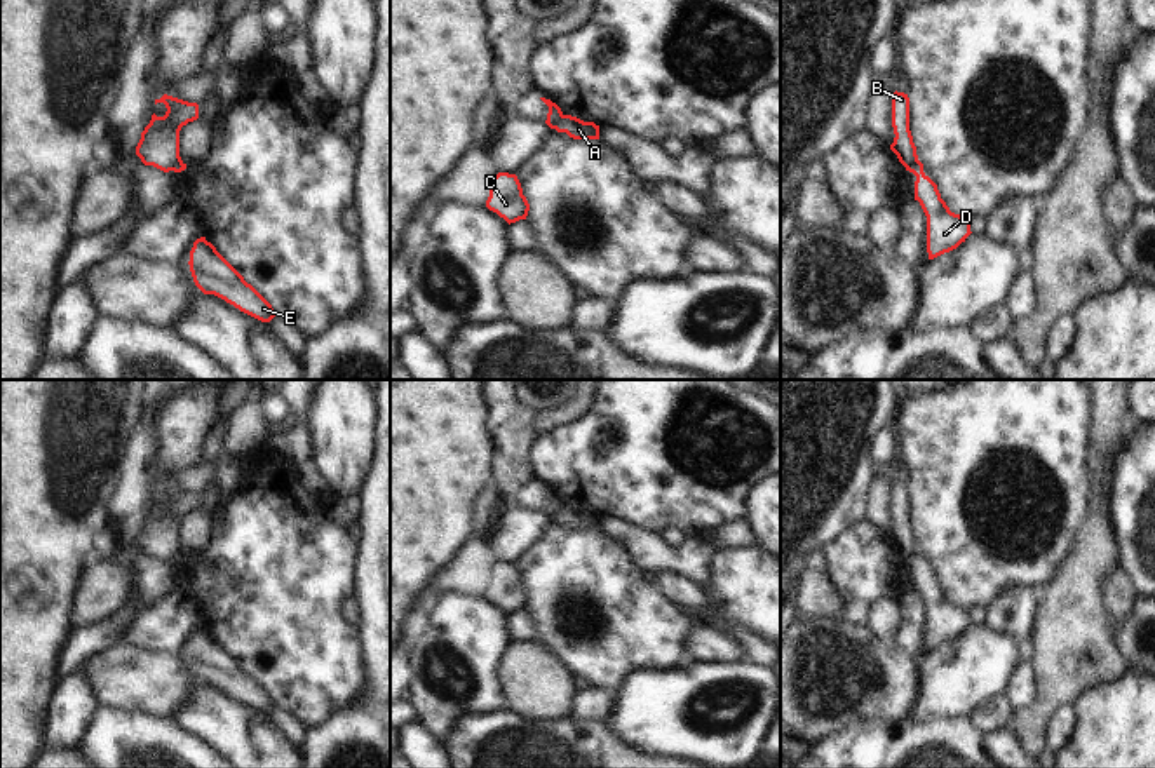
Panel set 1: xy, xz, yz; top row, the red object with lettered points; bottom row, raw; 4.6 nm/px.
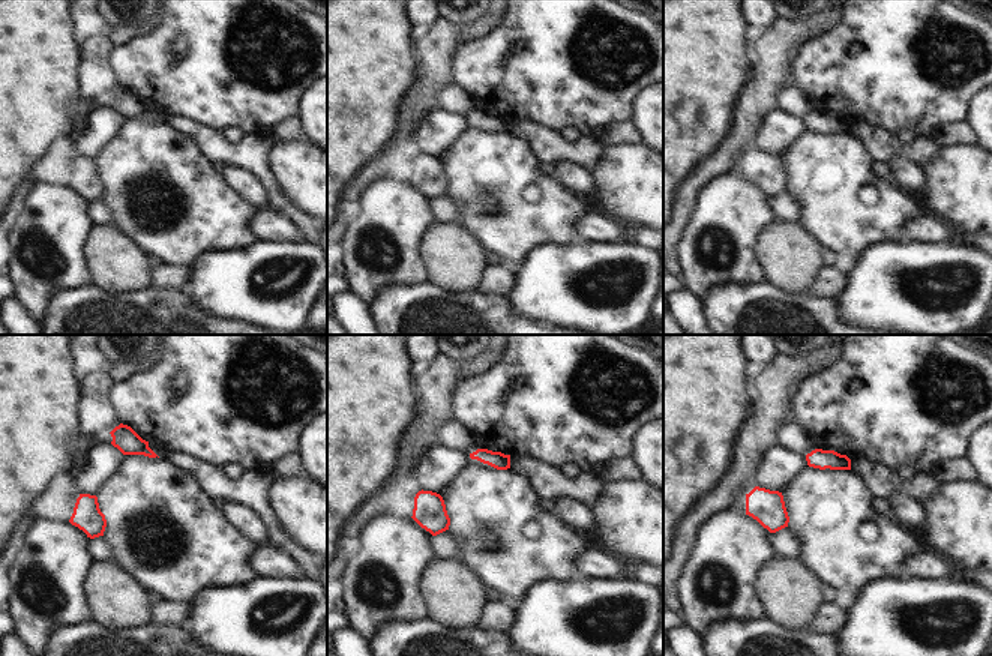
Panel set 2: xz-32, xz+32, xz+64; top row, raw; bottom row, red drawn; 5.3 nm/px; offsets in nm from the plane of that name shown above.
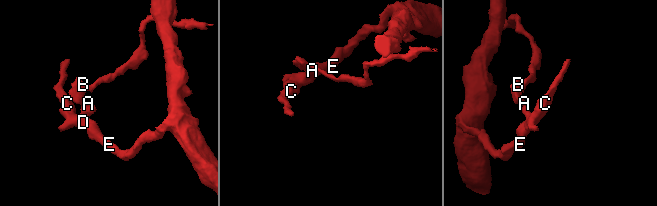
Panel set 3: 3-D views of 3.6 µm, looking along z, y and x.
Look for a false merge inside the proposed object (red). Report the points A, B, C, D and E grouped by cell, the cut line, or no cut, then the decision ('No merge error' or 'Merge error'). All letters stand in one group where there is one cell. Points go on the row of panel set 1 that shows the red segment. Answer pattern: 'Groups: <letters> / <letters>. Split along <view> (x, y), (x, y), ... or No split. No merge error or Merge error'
Groups: A C D E / B. Split along xz (565, 115), (553, 128). Merge error.

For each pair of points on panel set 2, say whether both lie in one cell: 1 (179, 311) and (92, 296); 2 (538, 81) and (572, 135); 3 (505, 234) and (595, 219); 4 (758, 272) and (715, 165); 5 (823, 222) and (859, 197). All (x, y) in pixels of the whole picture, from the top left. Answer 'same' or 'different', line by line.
1: same
2: different
3: different
4: different
5: same

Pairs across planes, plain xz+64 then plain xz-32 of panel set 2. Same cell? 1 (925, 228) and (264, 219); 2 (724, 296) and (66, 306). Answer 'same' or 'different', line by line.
1: same
2: same

